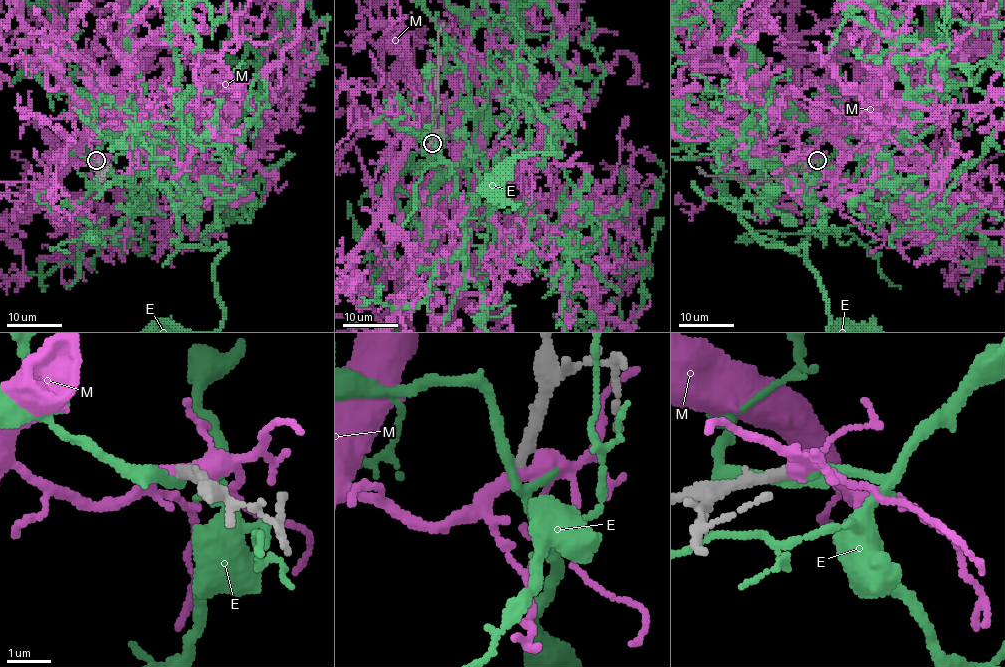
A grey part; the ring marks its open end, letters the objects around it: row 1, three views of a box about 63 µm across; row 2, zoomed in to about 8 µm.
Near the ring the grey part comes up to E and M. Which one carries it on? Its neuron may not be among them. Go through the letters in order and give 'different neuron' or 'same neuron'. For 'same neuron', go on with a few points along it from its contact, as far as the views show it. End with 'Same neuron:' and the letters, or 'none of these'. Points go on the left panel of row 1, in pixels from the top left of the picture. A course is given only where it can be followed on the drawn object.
E: different neuron
M: same neuron
Same neuron: M

